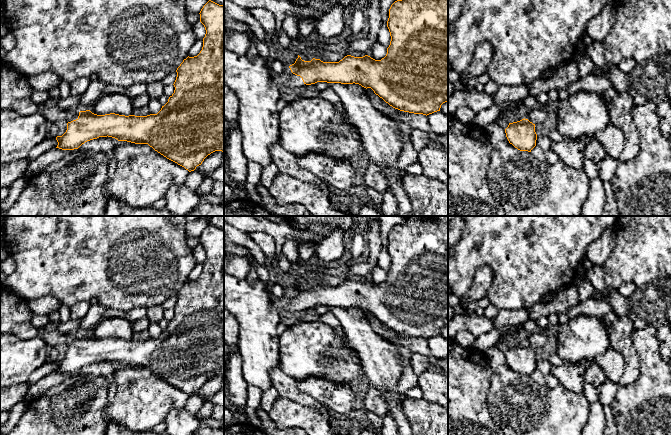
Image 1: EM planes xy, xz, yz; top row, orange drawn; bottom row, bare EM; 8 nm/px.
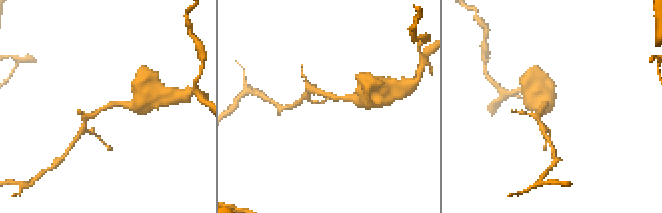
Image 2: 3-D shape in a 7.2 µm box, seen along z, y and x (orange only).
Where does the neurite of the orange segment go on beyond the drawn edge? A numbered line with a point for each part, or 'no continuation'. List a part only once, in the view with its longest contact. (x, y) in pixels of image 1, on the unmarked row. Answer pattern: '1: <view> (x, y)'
1: xy (52, 338)

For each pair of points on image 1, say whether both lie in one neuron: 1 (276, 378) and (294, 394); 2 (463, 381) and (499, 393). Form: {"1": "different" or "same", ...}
{"1": "same", "2": "different"}

